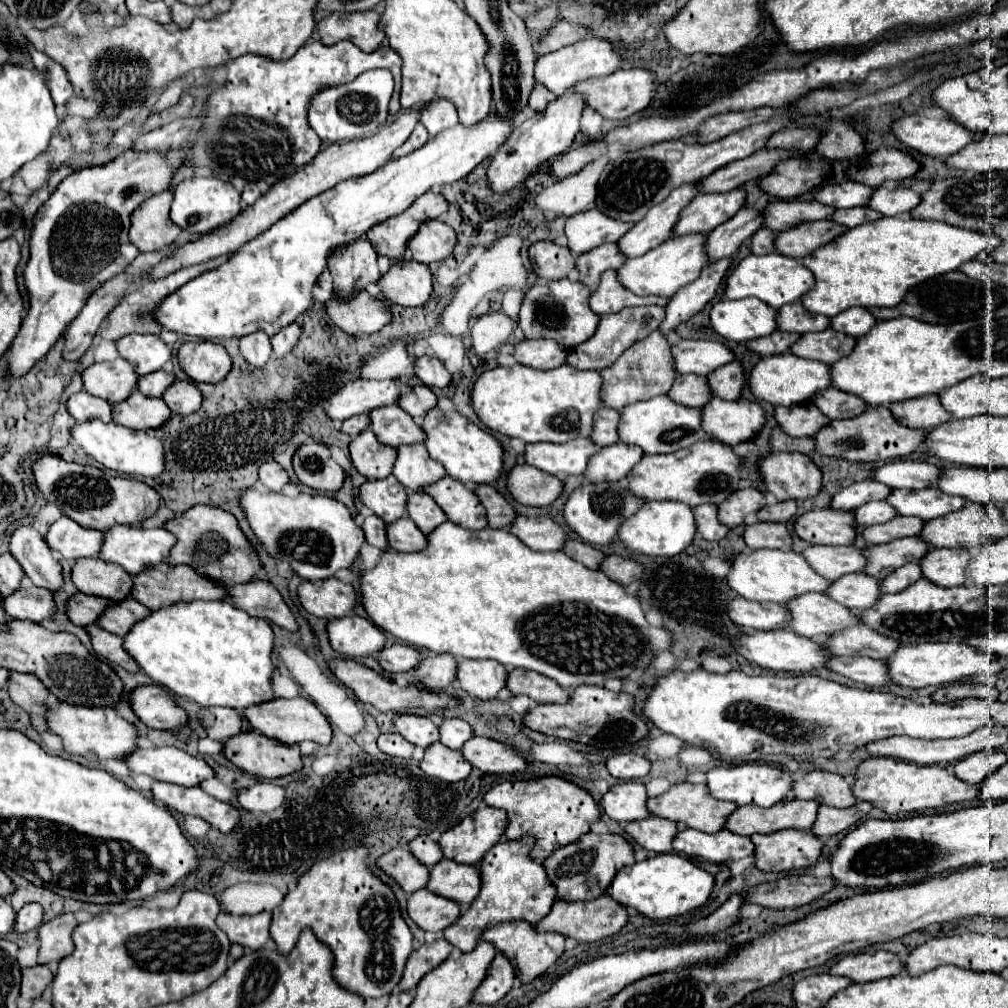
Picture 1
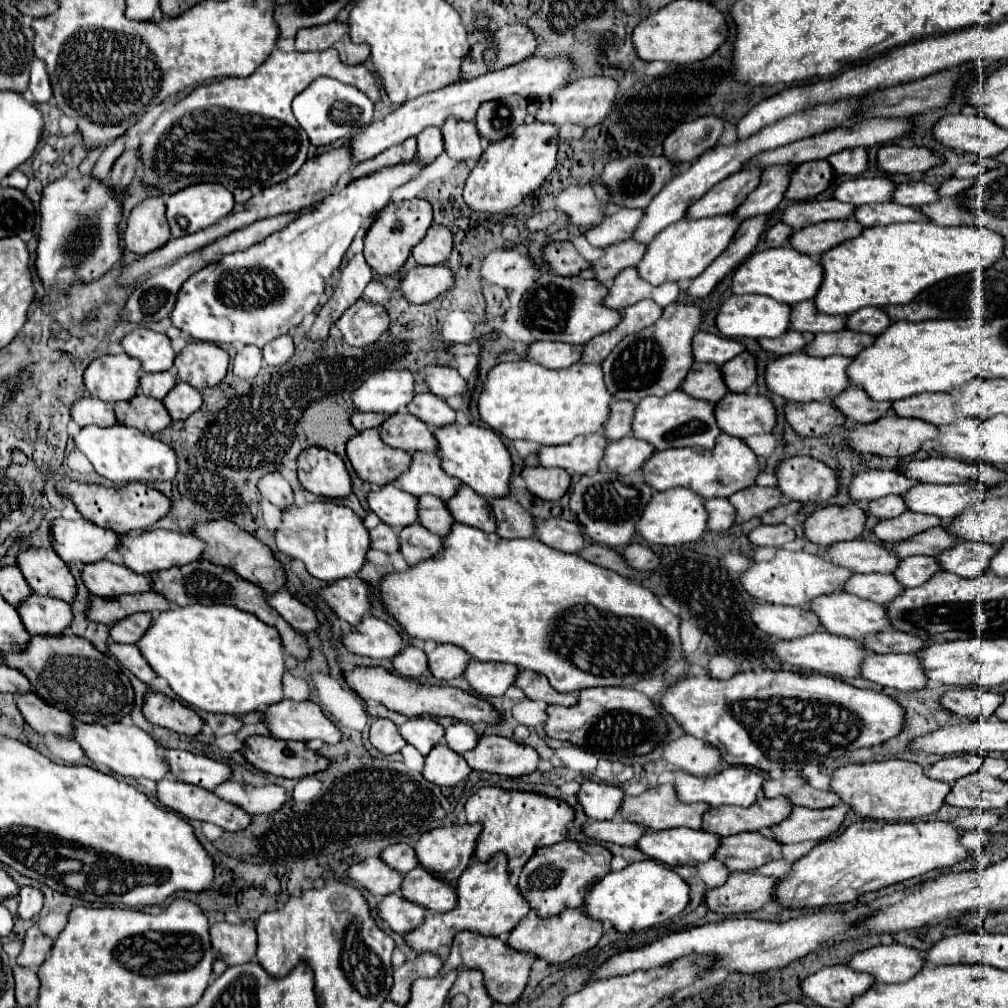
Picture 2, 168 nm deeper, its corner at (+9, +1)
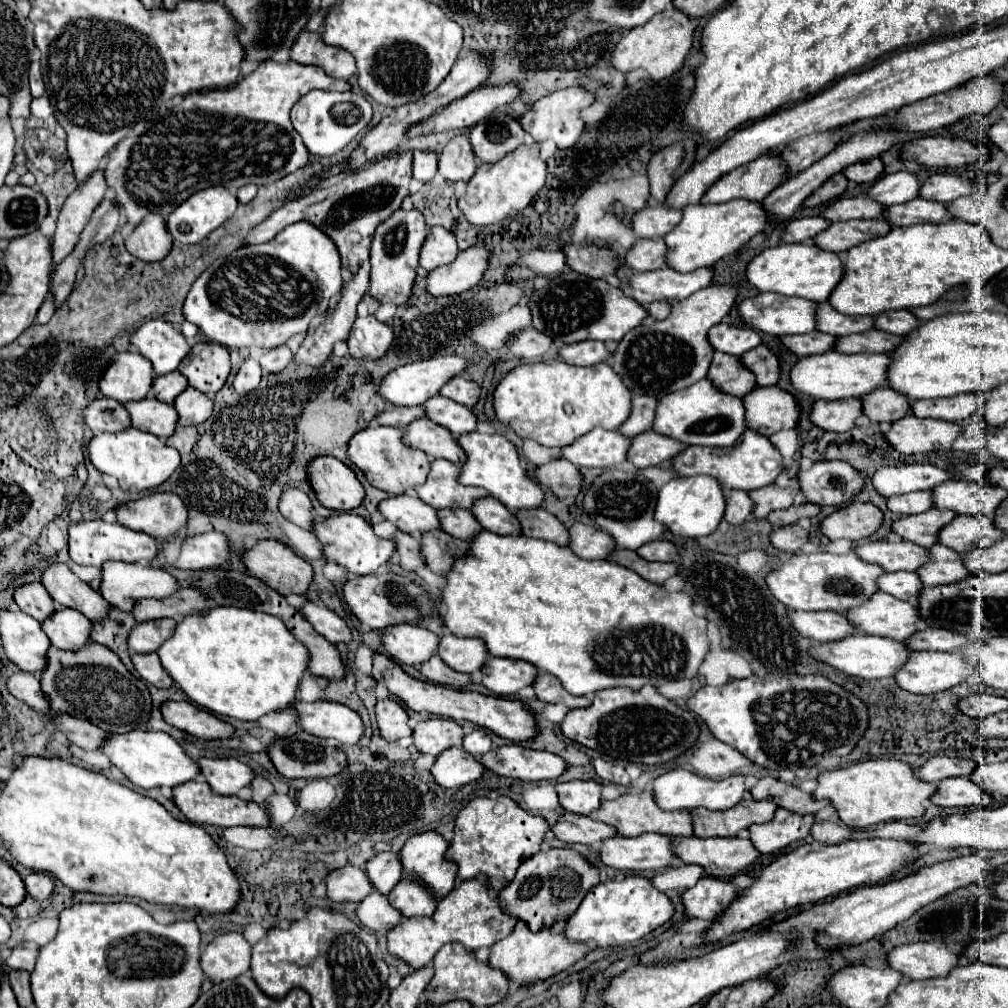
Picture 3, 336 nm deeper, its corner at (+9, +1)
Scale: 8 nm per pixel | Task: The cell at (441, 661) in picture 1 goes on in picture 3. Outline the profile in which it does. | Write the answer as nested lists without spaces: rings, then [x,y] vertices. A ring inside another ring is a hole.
[[[444,635],[438,647],[438,655],[446,665],[462,673],[480,671],[488,659],[488,649],[482,639],[476,637],[458,637],[458,635]]]

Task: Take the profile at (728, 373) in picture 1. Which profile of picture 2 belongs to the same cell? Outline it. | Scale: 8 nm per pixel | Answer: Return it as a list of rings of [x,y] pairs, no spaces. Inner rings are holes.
[[[740,353],[722,365],[722,379],[730,393],[744,393],[756,383],[756,363],[750,353]]]

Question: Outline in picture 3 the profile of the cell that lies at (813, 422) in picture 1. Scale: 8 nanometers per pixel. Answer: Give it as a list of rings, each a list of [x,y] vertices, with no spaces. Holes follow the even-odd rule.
[[[820,399],[812,405],[810,421],[826,431],[850,431],[856,427],[856,419],[862,415],[860,399]]]

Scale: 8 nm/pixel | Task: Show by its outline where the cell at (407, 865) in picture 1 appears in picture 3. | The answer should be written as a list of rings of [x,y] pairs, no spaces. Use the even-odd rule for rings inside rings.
[[[340,867],[326,877],[326,897],[336,903],[362,901],[362,897],[370,895],[370,883],[366,881],[366,873],[362,867]]]

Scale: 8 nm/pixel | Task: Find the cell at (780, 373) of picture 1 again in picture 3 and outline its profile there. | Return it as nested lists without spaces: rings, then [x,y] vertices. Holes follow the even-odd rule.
[[[824,353],[824,355],[810,355],[802,357],[794,367],[792,367],[792,385],[806,393],[812,395],[814,399],[848,399],[848,397],[864,397],[878,387],[888,383],[888,367],[892,363],[890,355],[846,355],[846,353]]]

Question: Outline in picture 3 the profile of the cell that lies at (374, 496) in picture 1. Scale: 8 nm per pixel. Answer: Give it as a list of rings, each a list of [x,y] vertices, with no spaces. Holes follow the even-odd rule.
[[[394,495],[380,503],[380,513],[408,535],[422,535],[426,531],[440,529],[440,519],[434,507],[426,505],[418,497]]]

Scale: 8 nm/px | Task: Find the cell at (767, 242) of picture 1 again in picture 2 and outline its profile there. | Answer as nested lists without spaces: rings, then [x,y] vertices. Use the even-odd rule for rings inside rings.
[[[778,221],[778,223],[774,223],[770,229],[766,229],[766,233],[764,233],[764,243],[766,243],[766,247],[780,247],[780,245],[786,245],[790,233],[792,233],[790,227]]]

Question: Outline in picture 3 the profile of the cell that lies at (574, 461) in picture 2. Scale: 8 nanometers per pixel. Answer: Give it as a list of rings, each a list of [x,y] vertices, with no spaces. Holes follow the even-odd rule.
[[[602,427],[582,435],[574,445],[562,449],[562,457],[572,461],[576,467],[600,467],[608,469],[626,461],[630,439],[620,431],[608,431]]]

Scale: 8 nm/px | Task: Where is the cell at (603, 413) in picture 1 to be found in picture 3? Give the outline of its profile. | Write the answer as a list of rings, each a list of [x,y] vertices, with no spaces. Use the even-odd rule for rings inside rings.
[[[652,395],[634,397],[632,413],[630,413],[626,425],[622,425],[620,433],[632,439],[632,437],[652,429],[652,423],[656,417],[656,405],[658,405],[658,397],[652,397]]]

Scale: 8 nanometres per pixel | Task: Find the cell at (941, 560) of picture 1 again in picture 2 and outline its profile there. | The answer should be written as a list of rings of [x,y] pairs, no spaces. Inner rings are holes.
[[[958,541],[956,545],[936,555],[936,561],[942,571],[950,571],[960,577],[978,577],[988,569],[990,557],[994,553],[996,549],[988,543]]]

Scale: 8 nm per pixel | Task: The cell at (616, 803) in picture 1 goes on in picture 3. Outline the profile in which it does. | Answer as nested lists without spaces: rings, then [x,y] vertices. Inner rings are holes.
[[[568,781],[556,783],[556,793],[560,807],[578,813],[578,815],[592,815],[598,811],[600,805],[600,789],[602,785],[596,781]]]

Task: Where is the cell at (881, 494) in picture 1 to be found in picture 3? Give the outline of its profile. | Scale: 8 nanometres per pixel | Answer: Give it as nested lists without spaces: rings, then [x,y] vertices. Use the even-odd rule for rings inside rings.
[[[902,465],[902,467],[884,467],[874,475],[874,487],[880,495],[904,495],[922,489],[934,489],[936,485],[954,479],[950,469],[940,469],[936,465]]]

